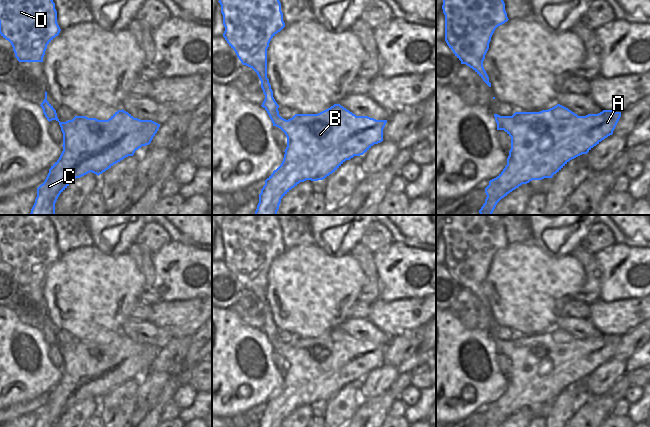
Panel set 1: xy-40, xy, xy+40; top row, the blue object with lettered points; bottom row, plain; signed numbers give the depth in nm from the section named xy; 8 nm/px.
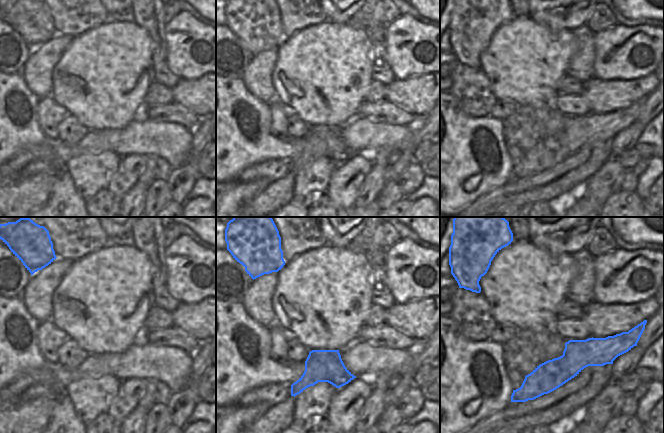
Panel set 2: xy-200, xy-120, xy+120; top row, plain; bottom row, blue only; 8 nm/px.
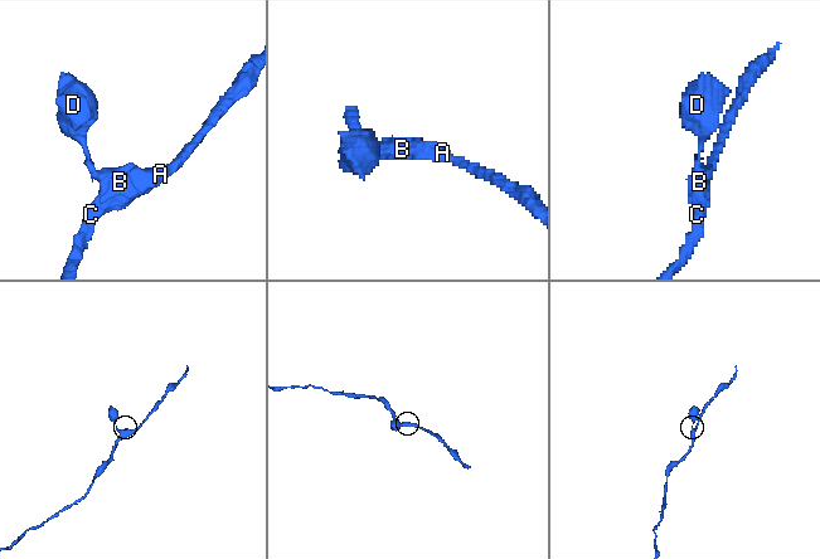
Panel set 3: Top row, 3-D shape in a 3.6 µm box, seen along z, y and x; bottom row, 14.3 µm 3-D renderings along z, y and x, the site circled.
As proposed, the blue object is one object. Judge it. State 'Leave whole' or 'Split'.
Leave whole.

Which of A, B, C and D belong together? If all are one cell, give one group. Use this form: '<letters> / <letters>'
A B C D

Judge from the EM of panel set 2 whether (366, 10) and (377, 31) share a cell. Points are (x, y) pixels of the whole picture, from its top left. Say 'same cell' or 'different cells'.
same cell

